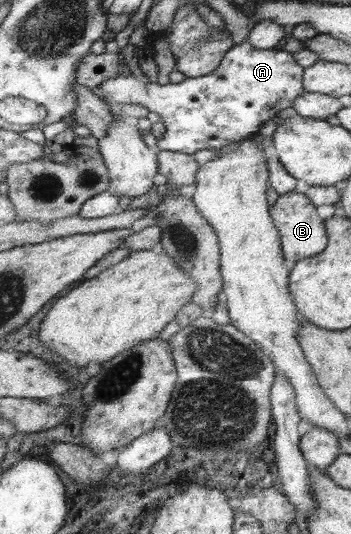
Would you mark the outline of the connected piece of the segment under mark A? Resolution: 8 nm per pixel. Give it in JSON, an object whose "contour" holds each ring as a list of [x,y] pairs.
{"contour":[[[249,40],[235,43],[226,53],[222,64],[213,73],[203,77],[185,78],[179,83],[160,85],[158,82],[142,83],[127,73],[107,79],[100,85],[100,91],[108,93],[113,103],[142,105],[157,113],[164,123],[166,131],[157,142],[157,150],[187,153],[195,155],[198,151],[218,150],[230,144],[247,141],[259,134],[259,127],[277,117],[281,111],[294,107],[295,100],[306,92],[304,69],[295,59],[294,53],[280,49],[259,49]]]}

